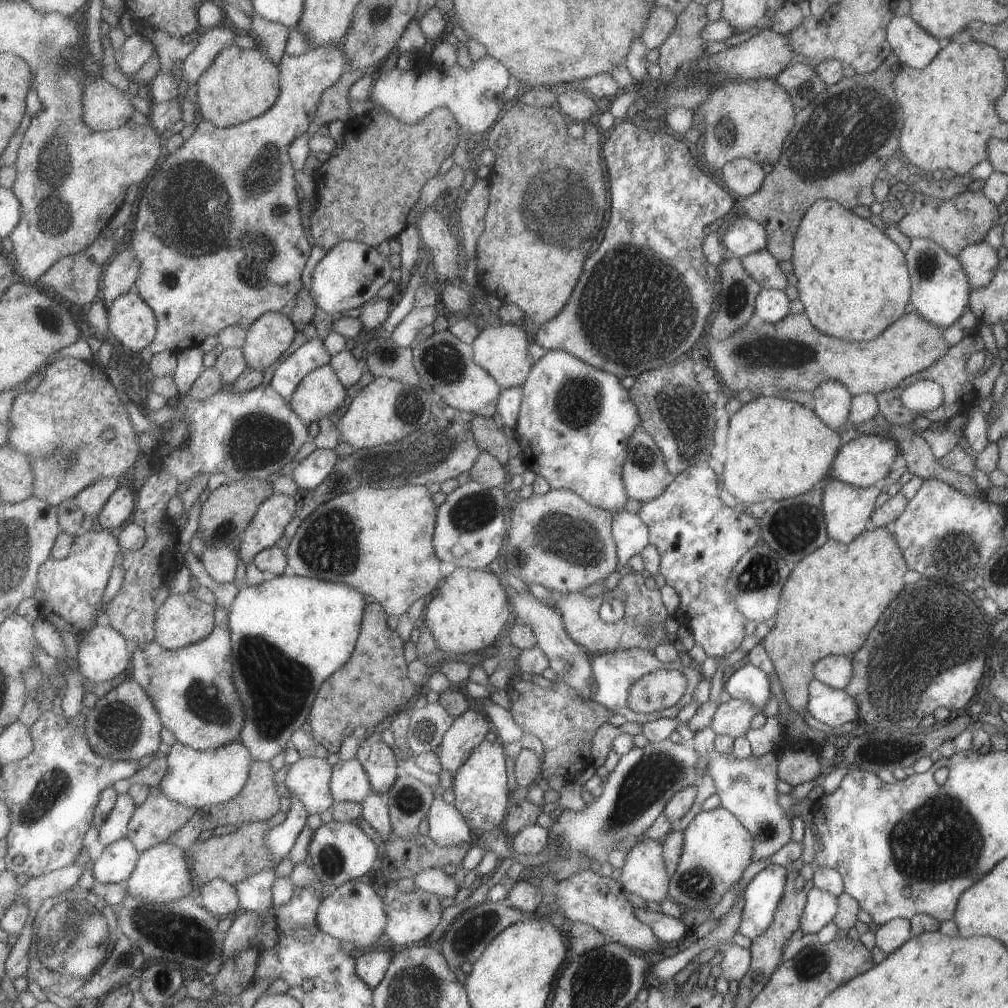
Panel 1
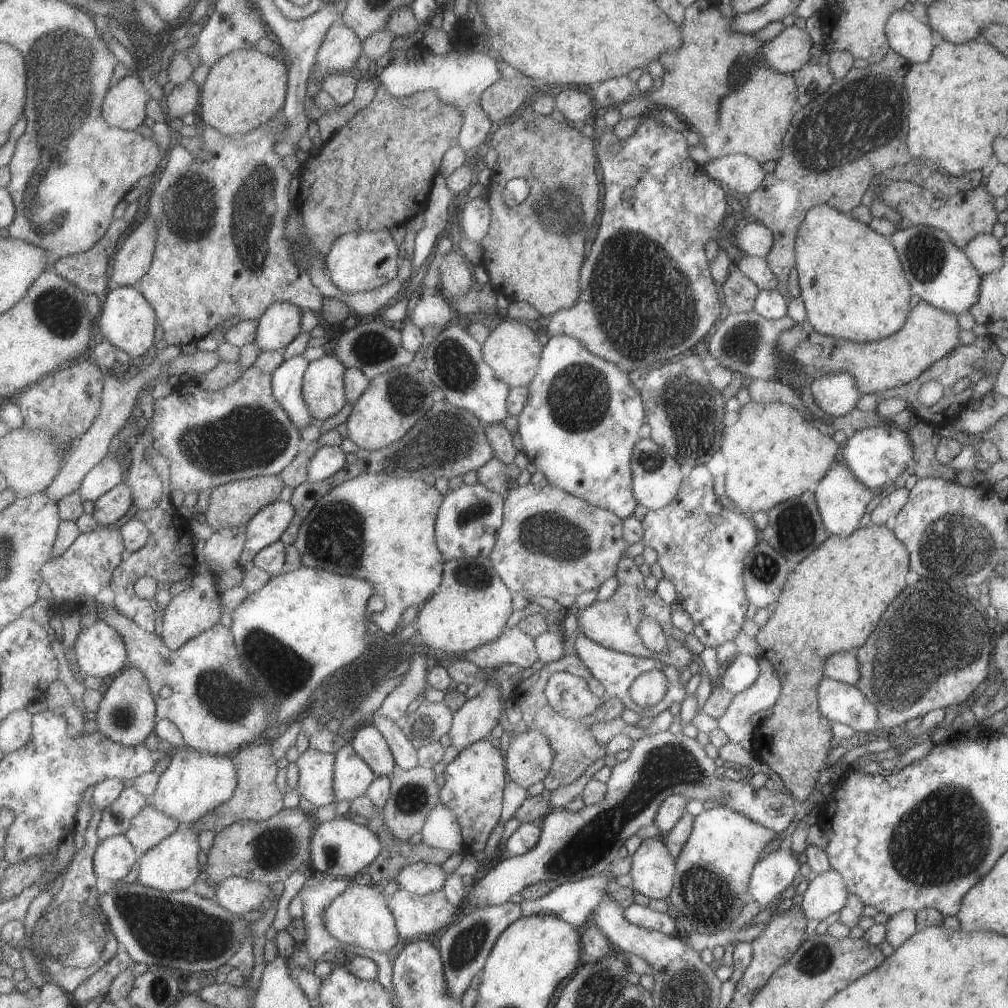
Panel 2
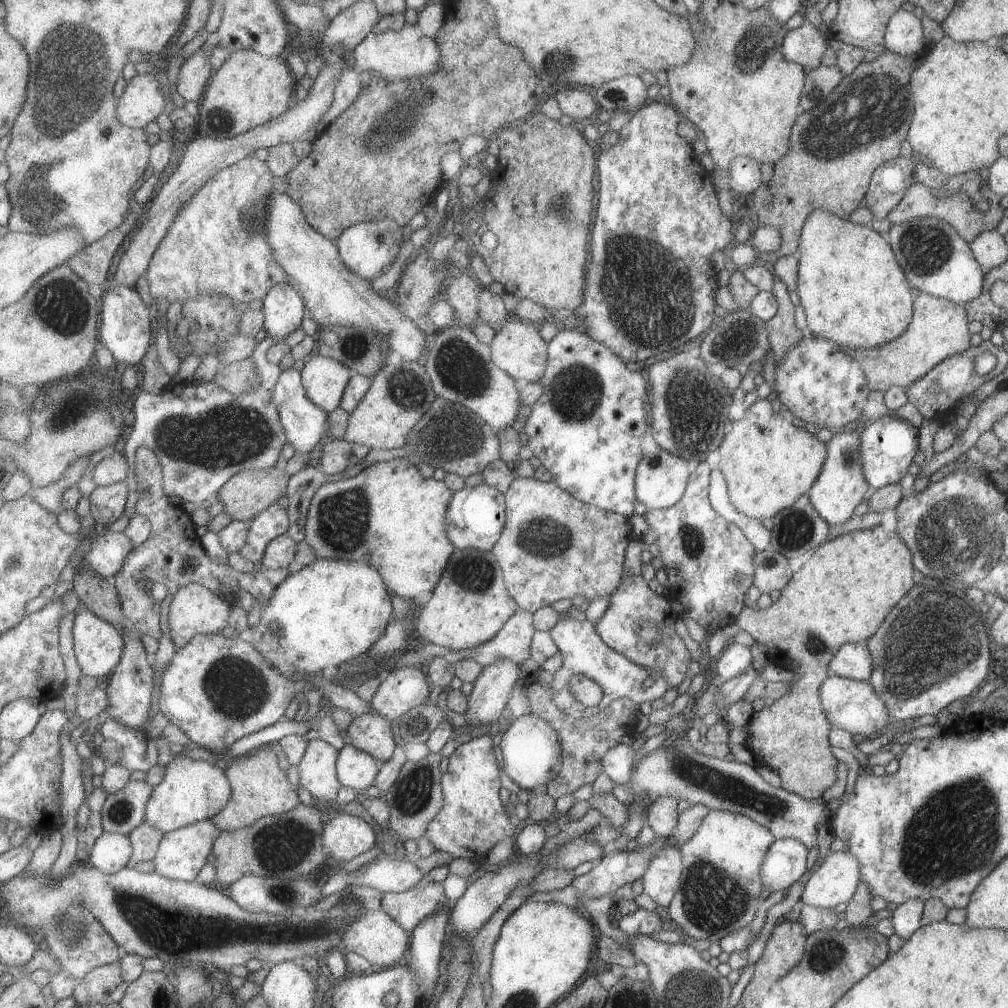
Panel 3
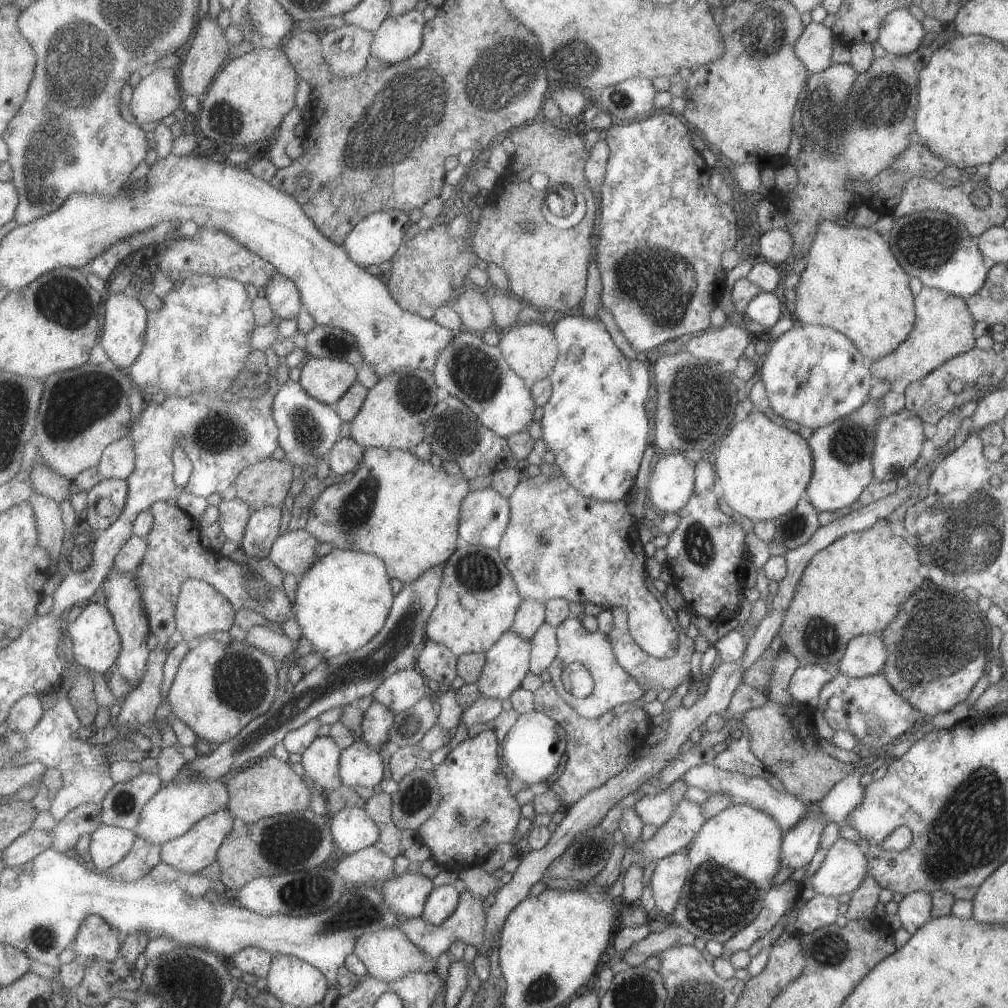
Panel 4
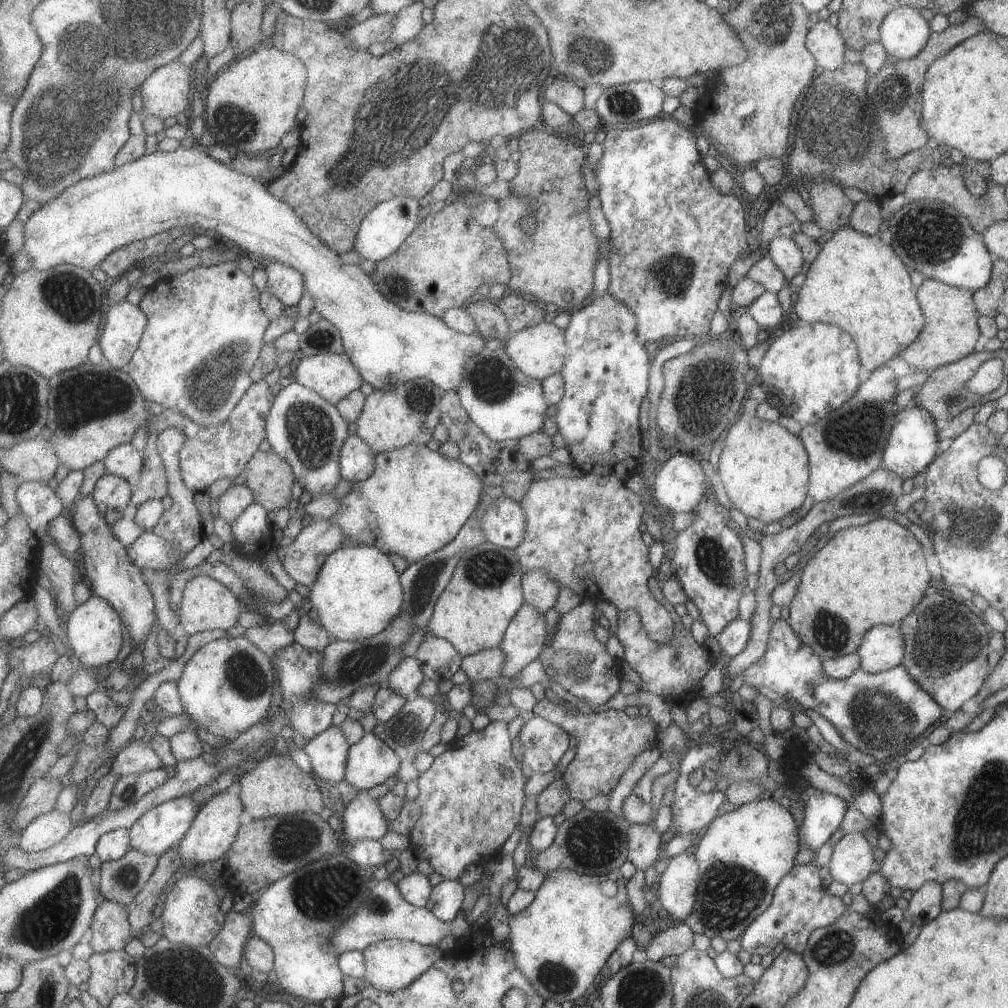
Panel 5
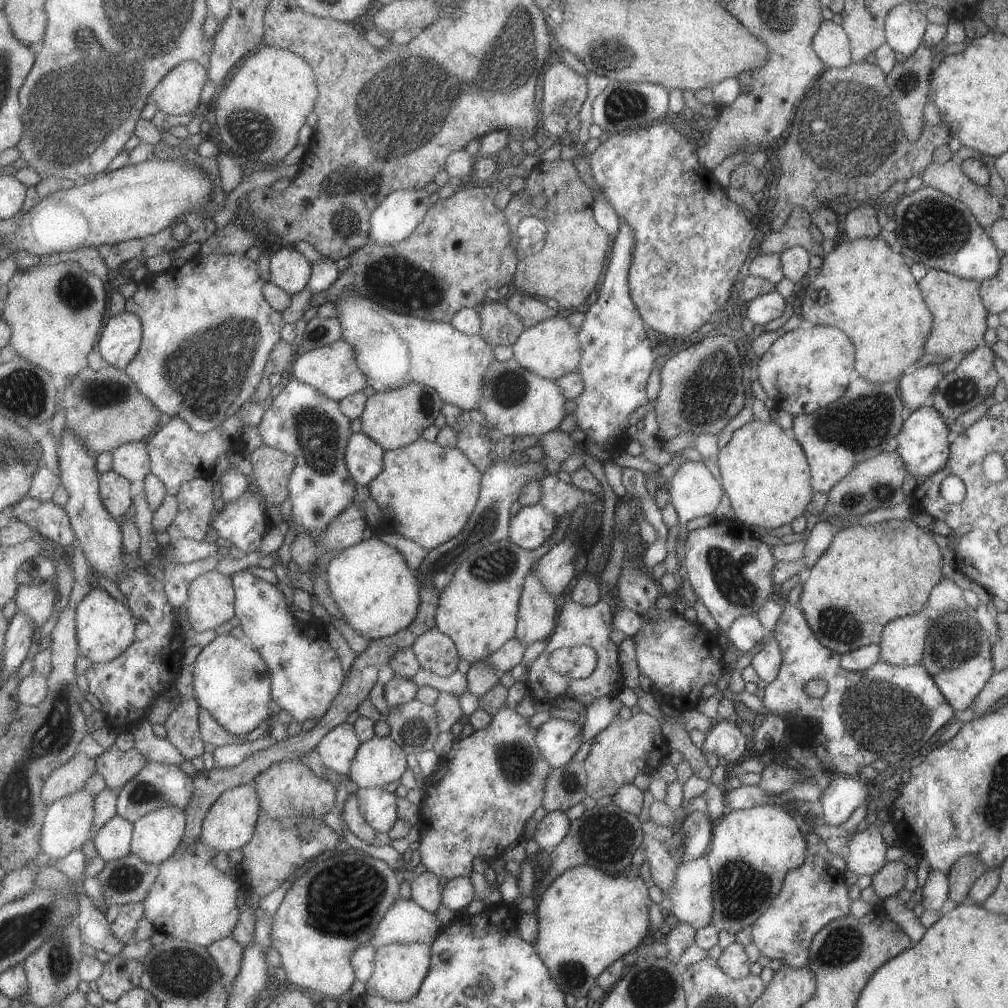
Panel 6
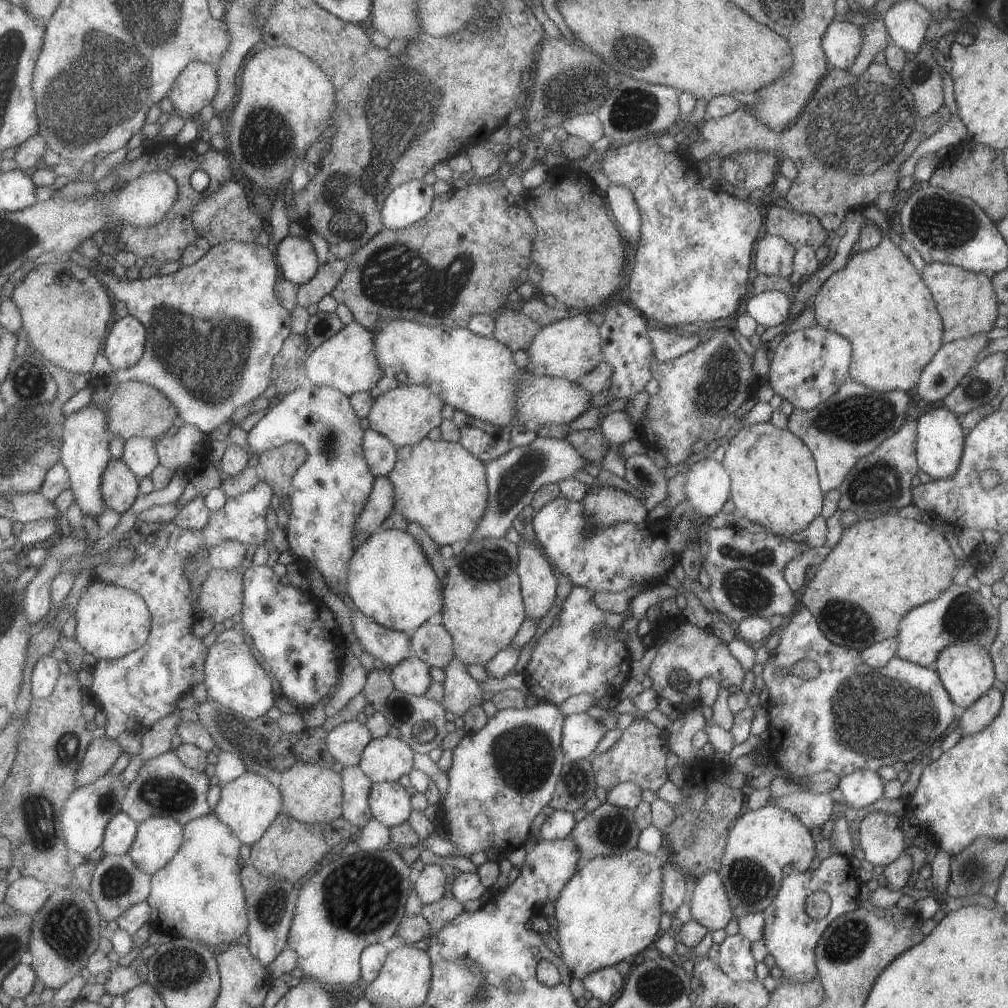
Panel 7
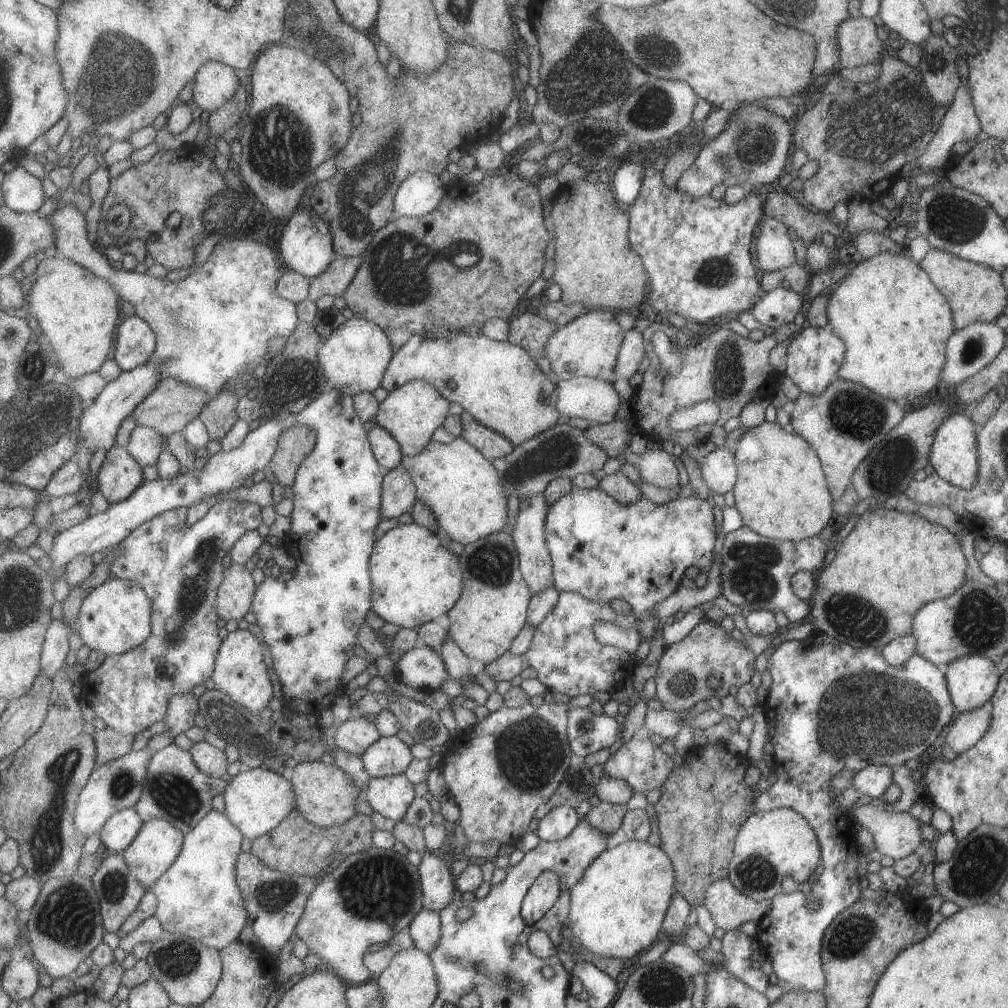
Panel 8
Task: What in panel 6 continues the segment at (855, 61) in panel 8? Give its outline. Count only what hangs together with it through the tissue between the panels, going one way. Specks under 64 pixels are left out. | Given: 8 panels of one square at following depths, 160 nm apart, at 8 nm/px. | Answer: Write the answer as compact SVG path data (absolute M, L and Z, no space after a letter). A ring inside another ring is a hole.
M822 20L812 38L812 47L825 68L845 68L852 63L850 44L843 27L833 21Z

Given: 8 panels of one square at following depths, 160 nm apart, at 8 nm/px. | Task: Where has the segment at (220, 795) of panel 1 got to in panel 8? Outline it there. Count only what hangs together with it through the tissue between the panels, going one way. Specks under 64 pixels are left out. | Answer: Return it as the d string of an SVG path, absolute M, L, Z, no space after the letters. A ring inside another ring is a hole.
M153 819L146 822L137 838L122 852L128 861L133 876L142 885L151 889L154 884L173 866L184 846L184 832L169 821Z

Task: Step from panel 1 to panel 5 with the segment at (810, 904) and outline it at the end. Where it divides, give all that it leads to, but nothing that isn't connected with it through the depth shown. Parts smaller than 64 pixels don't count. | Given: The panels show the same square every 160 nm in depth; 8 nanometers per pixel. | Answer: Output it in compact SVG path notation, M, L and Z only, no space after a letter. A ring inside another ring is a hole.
M845 833L833 846L833 852L828 863L831 880L850 887L856 883L863 883L865 878L873 872L873 848L862 833Z

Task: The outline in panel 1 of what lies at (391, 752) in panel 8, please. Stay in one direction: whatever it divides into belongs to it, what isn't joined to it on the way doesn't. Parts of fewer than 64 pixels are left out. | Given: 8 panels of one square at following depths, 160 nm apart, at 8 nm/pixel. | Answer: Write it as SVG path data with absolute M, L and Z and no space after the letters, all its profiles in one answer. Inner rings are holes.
M357 756L352 760L339 761L334 770L331 788L336 801L362 804L368 799L373 786Z

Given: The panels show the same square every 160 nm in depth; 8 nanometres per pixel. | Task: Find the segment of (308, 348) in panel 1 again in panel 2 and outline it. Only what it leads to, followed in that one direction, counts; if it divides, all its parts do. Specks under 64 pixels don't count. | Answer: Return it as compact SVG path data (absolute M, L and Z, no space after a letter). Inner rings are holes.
M295 356L272 373L275 397L301 430L311 424L318 424L304 400L304 377L309 364L311 362L303 356Z

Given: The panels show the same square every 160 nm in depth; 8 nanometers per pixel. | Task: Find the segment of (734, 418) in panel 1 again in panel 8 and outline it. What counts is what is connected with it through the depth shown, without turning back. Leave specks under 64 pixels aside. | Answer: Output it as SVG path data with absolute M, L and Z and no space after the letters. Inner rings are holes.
M764 420L745 430L740 437L733 452L736 481L732 494L734 507L739 511L743 525L769 539L797 542L819 534L826 524L837 520L819 457L801 435L785 432L778 424Z

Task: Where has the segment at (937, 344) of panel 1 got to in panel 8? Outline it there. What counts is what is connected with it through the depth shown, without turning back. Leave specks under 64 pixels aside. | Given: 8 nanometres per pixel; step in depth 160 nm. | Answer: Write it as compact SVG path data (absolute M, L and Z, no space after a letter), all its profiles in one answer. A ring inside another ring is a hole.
M930 247L918 265L926 271L933 286L947 300L955 330L962 329L970 322L995 321L1007 306L1005 299L1007 291L1003 286L1002 278L991 267L950 255L933 247Z

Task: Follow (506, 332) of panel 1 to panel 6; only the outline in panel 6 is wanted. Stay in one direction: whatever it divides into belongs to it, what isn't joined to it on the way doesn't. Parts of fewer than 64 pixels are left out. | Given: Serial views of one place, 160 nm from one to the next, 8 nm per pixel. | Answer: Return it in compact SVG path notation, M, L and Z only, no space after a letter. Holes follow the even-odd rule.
M567 314L540 322L530 329L525 329L521 334L520 339L513 346L513 356L521 366L548 379L559 380L569 372L577 373L584 356L580 328L581 326L577 328L567 320Z

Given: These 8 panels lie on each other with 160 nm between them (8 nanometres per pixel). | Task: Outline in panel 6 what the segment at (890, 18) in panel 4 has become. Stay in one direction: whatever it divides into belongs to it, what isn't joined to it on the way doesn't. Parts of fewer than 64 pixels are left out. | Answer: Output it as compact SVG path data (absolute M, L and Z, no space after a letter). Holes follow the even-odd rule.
M903 1L891 7L884 18L884 37L886 43L903 56L911 56L922 42L928 23L916 3Z

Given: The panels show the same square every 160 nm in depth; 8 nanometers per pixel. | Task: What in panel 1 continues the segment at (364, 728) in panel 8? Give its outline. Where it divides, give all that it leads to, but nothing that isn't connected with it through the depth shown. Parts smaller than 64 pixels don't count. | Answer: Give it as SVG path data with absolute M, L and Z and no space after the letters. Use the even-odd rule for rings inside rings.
M302 758L288 768L288 773L283 782L283 790L284 792L290 791L286 793L288 795L297 794L297 798L303 802L303 806L307 808L310 815L321 814L327 808L332 809L336 802L331 788L333 772L335 772L334 766L331 766L325 759Z

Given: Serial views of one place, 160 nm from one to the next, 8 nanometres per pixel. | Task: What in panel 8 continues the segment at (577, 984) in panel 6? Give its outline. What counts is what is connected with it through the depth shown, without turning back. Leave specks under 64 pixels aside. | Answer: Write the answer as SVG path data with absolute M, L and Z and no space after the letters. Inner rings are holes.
M627 840L605 850L572 888L572 942L599 956L633 958L660 939L661 923L675 892L674 882L669 857L647 840Z

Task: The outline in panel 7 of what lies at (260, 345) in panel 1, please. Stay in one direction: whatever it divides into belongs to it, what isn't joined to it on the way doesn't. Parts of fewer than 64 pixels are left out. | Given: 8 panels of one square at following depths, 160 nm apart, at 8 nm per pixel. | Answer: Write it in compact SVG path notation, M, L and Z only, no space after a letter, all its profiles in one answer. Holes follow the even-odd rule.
M286 235L274 247L283 276L299 286L308 283L320 271L320 256L306 235Z

